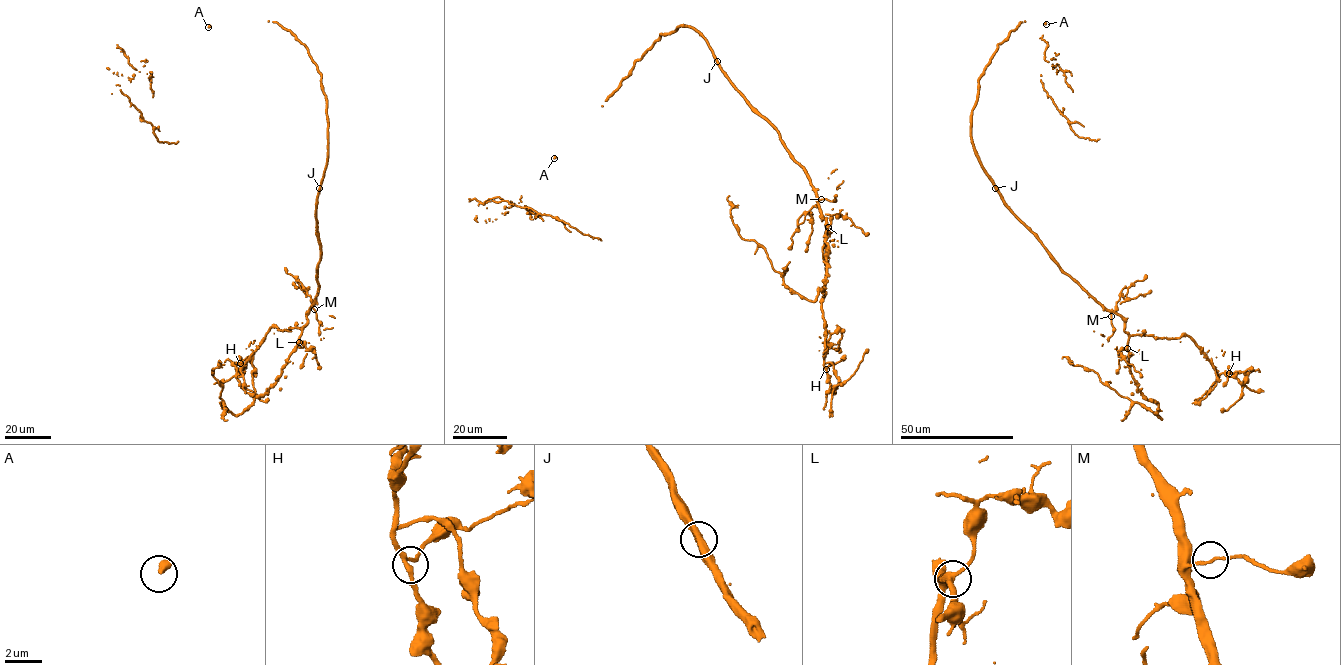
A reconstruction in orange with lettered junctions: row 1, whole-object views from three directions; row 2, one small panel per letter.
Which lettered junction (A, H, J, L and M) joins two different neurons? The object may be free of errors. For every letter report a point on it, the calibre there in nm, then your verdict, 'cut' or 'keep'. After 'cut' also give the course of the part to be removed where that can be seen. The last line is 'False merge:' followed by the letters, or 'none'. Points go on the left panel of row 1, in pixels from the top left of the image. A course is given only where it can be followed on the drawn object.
A: (208, 27) | 440 nm | keep
H: (240, 363) | 240 nm | keep
J: (319, 188) | 500 nm | keep
L: (299, 342) | 340 nm | keep
M: (314, 309) | 150 nm | cut | (314, 309), (274, 333), (293, 285), (318, 291), (316, 206), (158, 141), (117, 44)
False merge: M

